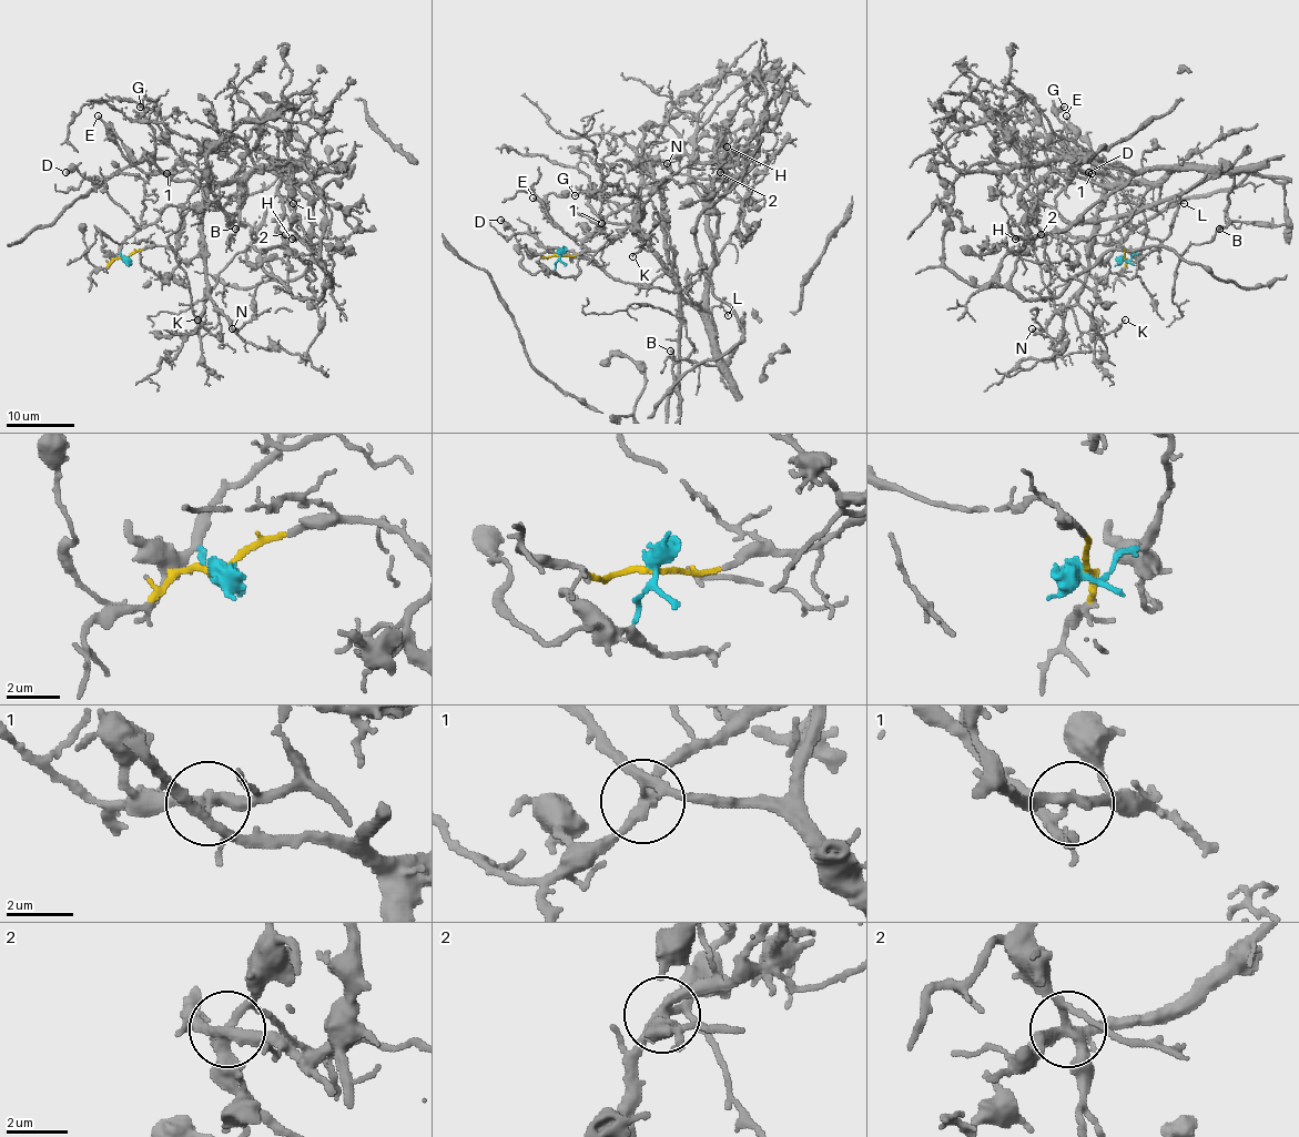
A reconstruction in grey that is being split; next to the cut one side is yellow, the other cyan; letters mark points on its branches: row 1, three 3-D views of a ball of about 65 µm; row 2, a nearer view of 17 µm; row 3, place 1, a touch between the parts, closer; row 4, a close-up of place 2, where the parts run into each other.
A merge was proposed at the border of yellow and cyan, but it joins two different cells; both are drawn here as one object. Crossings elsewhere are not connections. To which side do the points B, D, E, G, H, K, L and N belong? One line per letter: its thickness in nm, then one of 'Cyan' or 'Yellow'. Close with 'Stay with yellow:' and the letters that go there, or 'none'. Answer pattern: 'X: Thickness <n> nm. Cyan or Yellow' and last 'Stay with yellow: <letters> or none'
B: Thickness 170 nm. Yellow
D: Thickness 280 nm. Cyan
E: Thickness 180 nm. Cyan
G: Thickness 140 nm. Cyan
H: Thickness 140 nm. Yellow
K: Thickness 150 nm. Yellow
L: Thickness 100 nm. Yellow
N: Thickness 140 nm. Yellow
Stay with yellow: B, H, K, L, N

